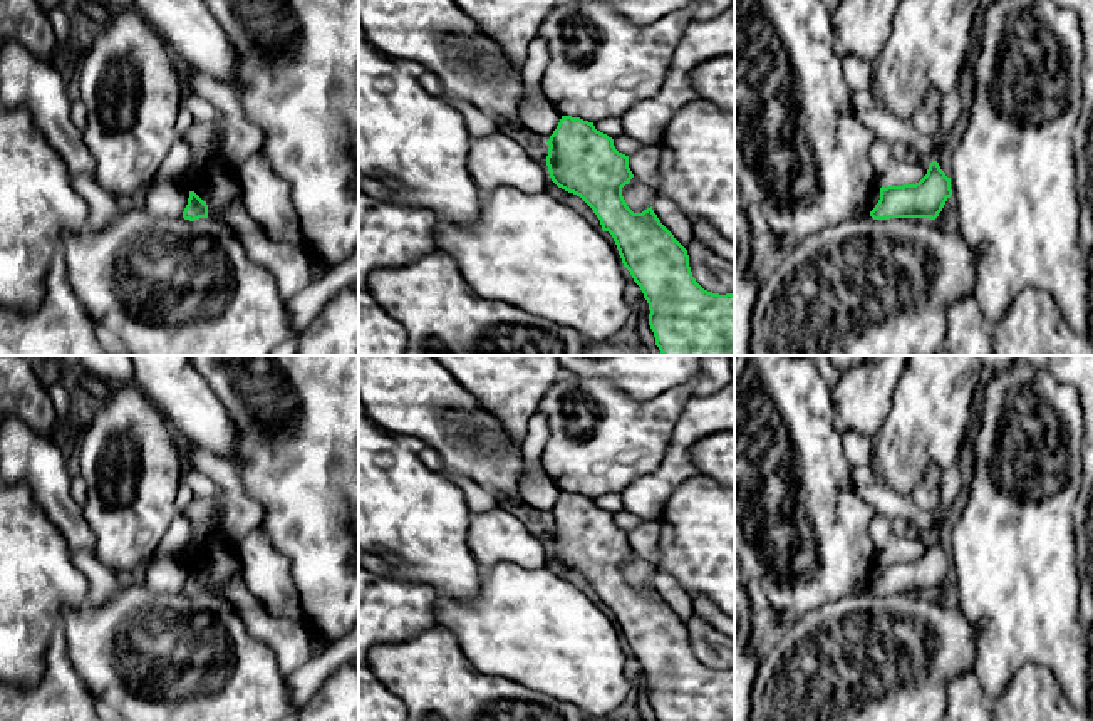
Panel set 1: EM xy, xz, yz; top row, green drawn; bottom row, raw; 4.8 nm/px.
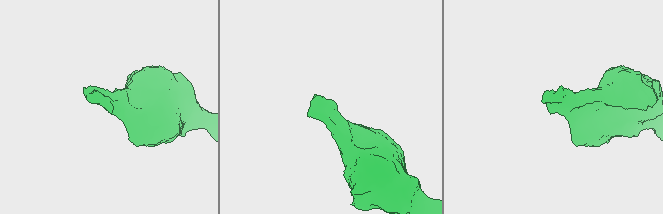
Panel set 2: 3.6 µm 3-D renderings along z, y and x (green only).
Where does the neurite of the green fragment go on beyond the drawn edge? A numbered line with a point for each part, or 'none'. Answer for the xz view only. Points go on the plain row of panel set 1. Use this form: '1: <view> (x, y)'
none

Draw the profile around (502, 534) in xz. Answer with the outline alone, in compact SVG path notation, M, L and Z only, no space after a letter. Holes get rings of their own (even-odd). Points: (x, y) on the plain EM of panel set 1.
M503 506L469 515L468 547L483 568L501 560L541 568L552 557L546 537L525 515Z

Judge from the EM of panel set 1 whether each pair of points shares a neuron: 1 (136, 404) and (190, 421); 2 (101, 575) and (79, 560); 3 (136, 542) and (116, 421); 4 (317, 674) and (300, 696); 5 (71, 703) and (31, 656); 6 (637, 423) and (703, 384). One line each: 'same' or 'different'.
1: different
2: same
3: same
4: same
5: different
6: different

